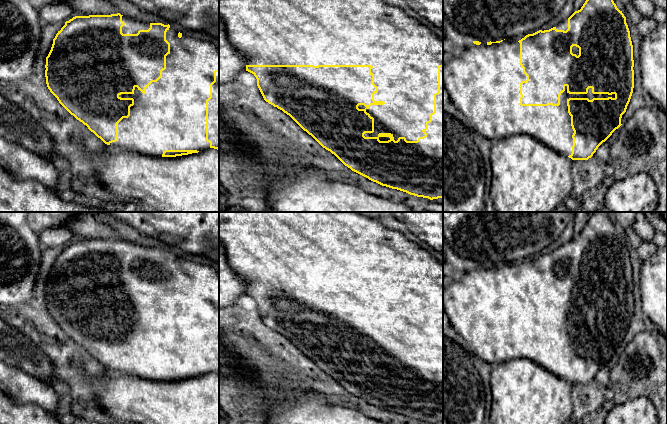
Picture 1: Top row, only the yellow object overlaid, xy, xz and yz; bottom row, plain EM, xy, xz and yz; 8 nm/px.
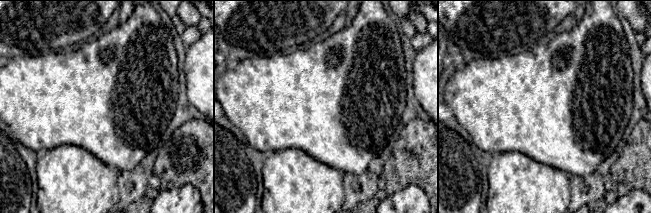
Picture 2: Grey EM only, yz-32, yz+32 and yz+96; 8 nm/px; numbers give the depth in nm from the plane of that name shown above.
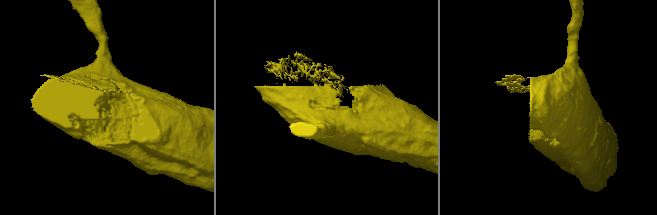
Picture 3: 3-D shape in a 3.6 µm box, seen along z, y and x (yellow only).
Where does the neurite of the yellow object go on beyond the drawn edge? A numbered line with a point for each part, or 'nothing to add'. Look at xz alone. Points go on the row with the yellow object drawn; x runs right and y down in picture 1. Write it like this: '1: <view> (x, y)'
1: xz (405, 54)

